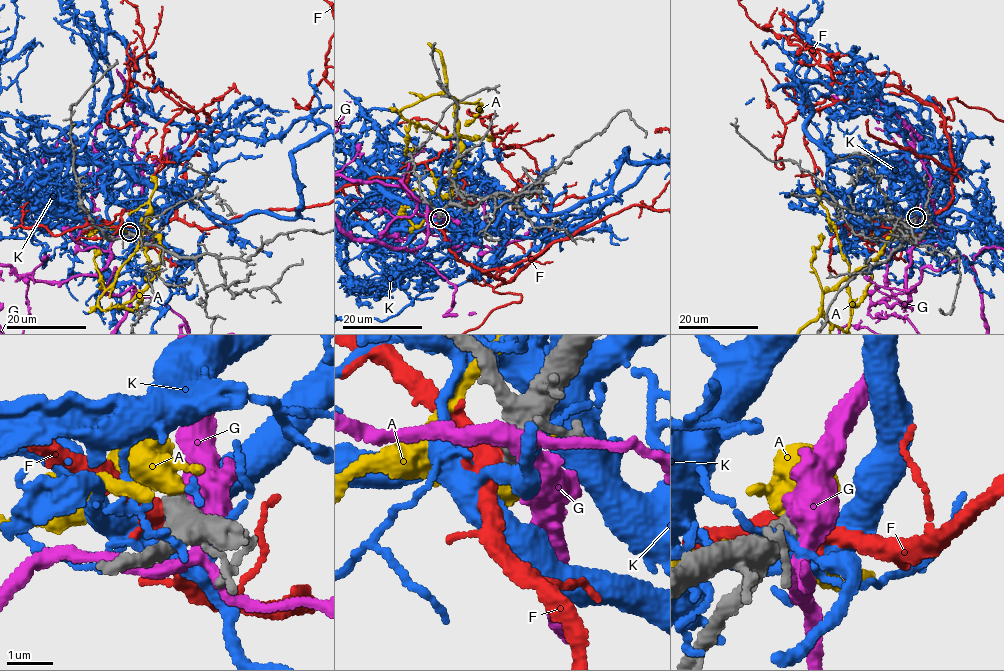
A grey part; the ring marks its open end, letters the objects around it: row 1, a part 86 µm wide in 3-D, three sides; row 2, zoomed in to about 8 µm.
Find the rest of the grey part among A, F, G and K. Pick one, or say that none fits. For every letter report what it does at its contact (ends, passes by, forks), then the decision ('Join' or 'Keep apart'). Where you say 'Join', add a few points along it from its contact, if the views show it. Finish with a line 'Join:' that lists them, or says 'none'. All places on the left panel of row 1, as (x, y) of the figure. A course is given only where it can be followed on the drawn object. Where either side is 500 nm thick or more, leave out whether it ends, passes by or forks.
A: Keep apart
F: Keep apart
G: Keep apart
K: It passes by. Keep apart
Join: none

